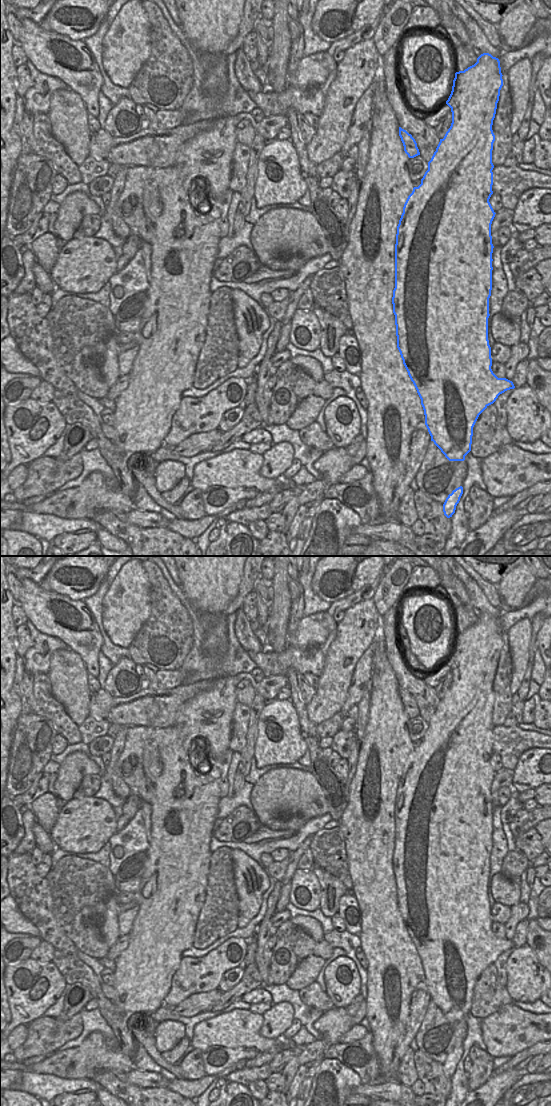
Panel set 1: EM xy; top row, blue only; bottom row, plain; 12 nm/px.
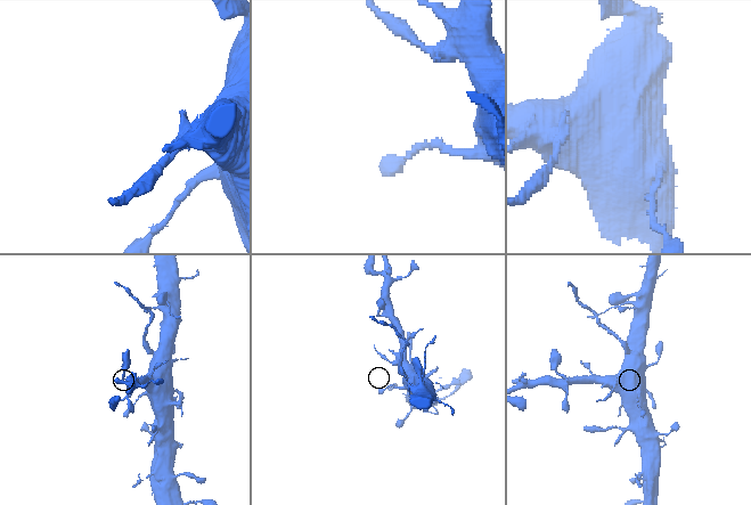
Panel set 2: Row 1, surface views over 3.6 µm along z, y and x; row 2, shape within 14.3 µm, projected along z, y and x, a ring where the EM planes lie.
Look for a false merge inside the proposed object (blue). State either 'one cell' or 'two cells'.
two cells

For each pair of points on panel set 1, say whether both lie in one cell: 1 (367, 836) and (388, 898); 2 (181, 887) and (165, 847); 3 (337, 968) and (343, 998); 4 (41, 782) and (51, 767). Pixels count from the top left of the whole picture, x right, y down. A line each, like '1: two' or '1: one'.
1: one
2: one
3: one
4: two

